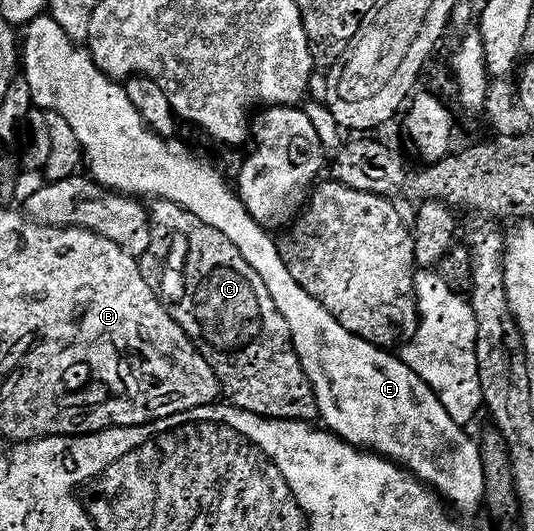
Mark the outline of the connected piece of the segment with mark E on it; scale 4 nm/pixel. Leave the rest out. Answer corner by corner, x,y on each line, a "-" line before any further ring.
44,16
28,24
24,34
27,35
24,38
22,35
21,38
21,74
29,84
32,103
44,112
59,113
69,122
69,127
73,128
74,135
80,141
85,166
91,169
90,177
112,192
122,192
128,196
148,194
148,199
164,198
187,209
197,216
197,220
209,224
209,228
217,228
221,236
229,236
237,252
245,256
245,264
249,264
249,268
253,268
253,272
265,280
265,288
269,288
269,296
273,296
277,312
281,312
281,316
285,316
285,324
289,324
291,343
295,346
301,368
315,393
322,425
336,438
342,438
351,446
399,463
404,470
411,471
420,482
431,487
456,511
459,509
463,514
471,514
478,506
482,507
486,482
480,443
475,438
471,439
467,435
468,431
458,426
449,412
445,412
445,404
437,400
429,384
425,384
417,372
405,365
402,357
395,355
394,358
391,355
394,353
388,352
384,347
361,340
345,329
317,299
309,296
309,292
305,292
305,288
301,288
301,284
289,276
289,268
285,268
285,260
281,260
278,241
249,216
245,204
224,175
218,169
215,171
209,163
194,158
189,151
179,151
177,147
170,146
167,143
170,141
164,140
150,129
133,100
129,100
126,89
118,81
102,74
92,60
90,50
76,44
61,28
61,24
54,22
50,16

